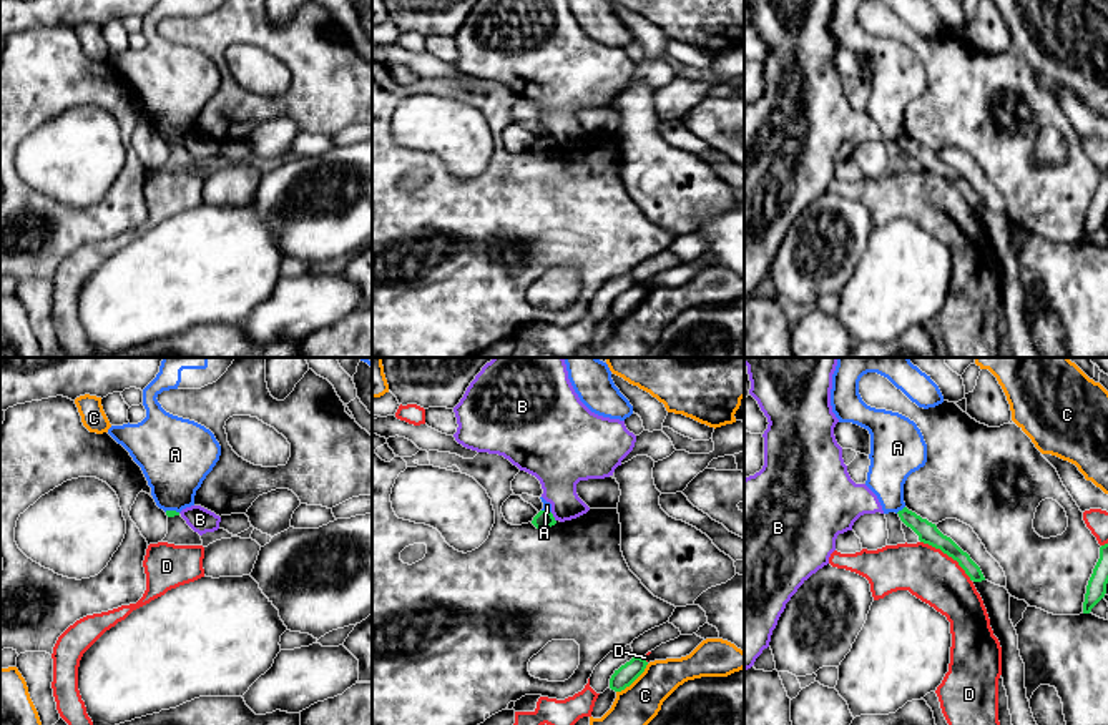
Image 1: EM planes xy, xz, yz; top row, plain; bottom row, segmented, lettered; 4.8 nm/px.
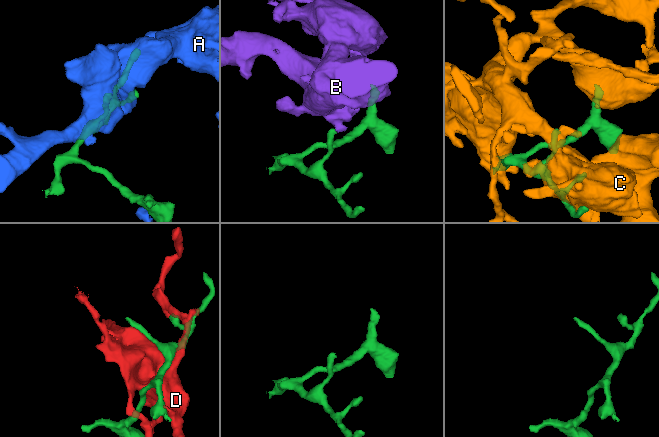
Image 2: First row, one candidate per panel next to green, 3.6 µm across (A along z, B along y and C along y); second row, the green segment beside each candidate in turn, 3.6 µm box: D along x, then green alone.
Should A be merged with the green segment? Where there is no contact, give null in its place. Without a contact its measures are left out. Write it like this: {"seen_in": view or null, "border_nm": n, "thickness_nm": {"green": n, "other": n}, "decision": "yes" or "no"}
{"seen_in": "yz", "border_nm": 60, "thickness_nm": {"green": 100, "other": 220}, "decision": "no"}

